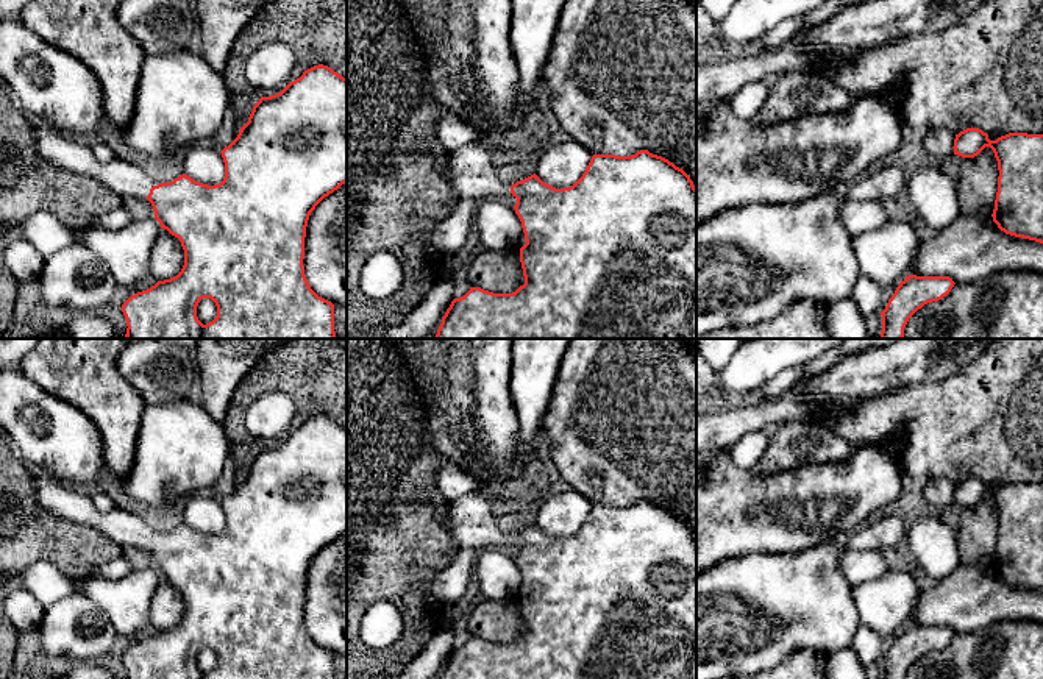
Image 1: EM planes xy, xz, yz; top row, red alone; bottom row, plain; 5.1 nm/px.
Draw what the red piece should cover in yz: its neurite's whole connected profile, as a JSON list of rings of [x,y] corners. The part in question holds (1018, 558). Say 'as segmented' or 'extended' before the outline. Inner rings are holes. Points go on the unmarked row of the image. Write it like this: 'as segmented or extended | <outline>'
as segmented | [[[979,478],[956,484],[954,504],[974,507],[990,496],[998,510],[993,571],[1006,584],[1043,593],[1043,484],[1009,482],[990,490]]]

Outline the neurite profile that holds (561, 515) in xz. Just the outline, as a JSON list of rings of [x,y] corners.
[[[570,489],[542,501],[536,524],[556,539],[570,537],[582,526],[592,506],[586,496]]]

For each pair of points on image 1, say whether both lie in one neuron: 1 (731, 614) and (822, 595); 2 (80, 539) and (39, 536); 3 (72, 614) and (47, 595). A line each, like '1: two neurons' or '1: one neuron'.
1: one neuron
2: one neuron
3: two neurons

